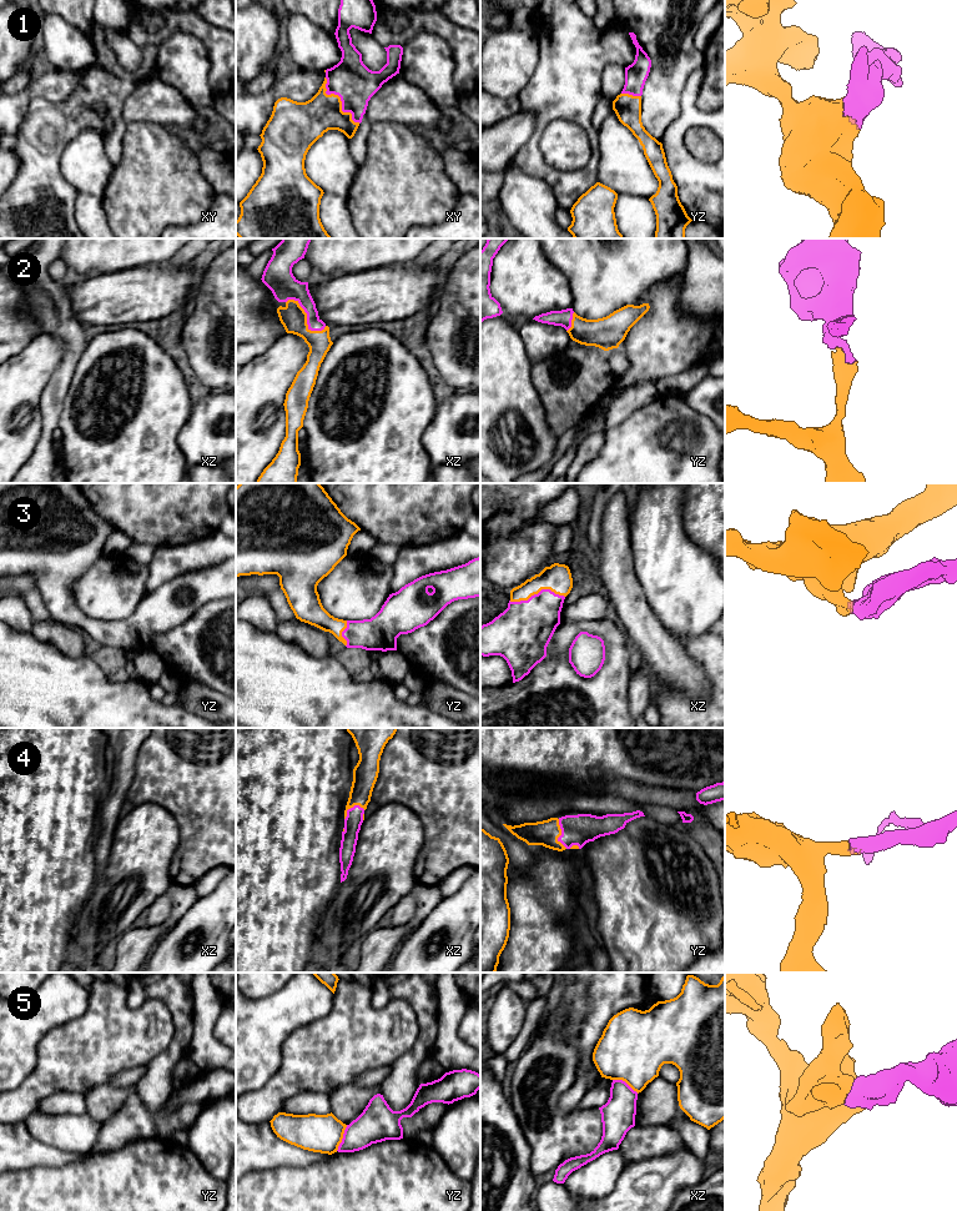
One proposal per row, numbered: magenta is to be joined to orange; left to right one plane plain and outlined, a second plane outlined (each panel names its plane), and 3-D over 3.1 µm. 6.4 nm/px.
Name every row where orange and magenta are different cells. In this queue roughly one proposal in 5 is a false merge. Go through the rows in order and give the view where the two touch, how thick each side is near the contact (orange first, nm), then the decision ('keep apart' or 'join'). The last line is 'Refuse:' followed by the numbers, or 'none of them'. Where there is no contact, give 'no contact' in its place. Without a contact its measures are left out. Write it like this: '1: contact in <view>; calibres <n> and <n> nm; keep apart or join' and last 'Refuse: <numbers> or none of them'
1: contact in xy; calibres 260 and 260 nm; join
2: contact in xz; calibres 160 and 170 nm; join
3: contact in xz; calibres 180 and 360 nm; join
4: contact in yz; calibres 170 and 190 nm; join
5: contact in yz; calibres 240 and 240 nm; keep apart
Refuse: 5

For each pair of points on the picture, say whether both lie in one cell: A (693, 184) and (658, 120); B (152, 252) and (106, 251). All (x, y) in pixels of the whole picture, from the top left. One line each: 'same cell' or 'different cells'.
A: different cells
B: same cell

